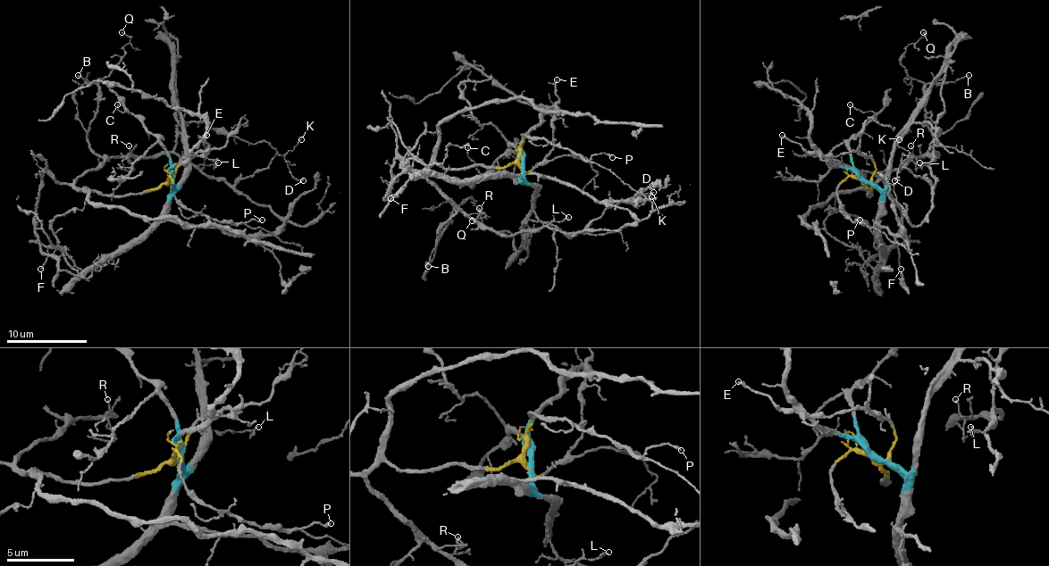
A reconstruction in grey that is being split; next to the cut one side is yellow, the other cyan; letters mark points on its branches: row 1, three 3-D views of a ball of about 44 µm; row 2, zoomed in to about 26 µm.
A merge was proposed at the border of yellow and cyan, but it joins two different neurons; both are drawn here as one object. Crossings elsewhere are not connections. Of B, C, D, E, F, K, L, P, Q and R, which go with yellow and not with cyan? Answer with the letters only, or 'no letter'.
B, D, E, K, L, P, Q, R

